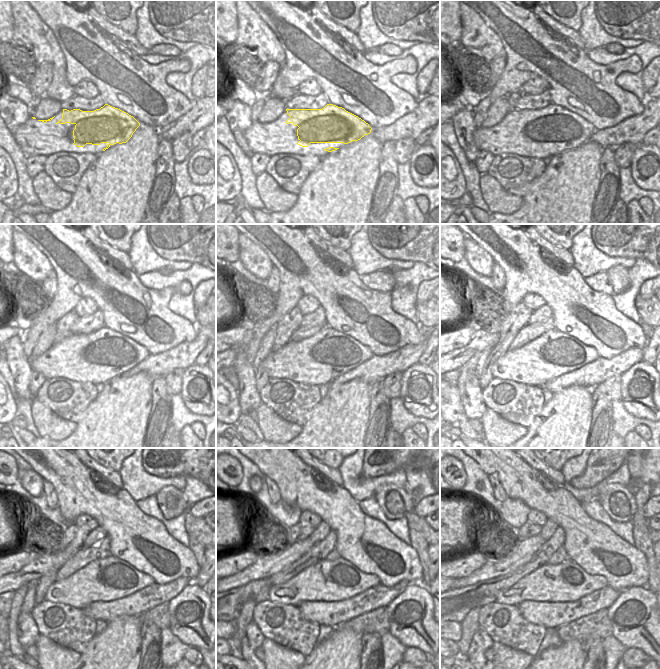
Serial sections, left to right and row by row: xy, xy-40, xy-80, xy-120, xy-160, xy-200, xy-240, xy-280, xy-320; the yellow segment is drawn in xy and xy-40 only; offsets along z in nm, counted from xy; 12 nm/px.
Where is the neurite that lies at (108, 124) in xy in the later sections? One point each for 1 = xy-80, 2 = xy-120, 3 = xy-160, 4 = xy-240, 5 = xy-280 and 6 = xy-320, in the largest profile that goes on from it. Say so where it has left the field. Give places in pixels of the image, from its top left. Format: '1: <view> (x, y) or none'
1: xy-80 (554, 123)
2: xy-120 (104, 346)
3: xy-160 (328, 348)
4: xy-240 (103, 576)
5: xy-280 (327, 580)
6: xy-320 (550, 583)

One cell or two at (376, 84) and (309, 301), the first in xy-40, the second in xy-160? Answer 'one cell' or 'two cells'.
two cells

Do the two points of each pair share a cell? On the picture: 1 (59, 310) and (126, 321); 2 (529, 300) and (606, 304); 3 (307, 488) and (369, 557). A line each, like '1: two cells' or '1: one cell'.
1: one cell
2: two cells
3: one cell

